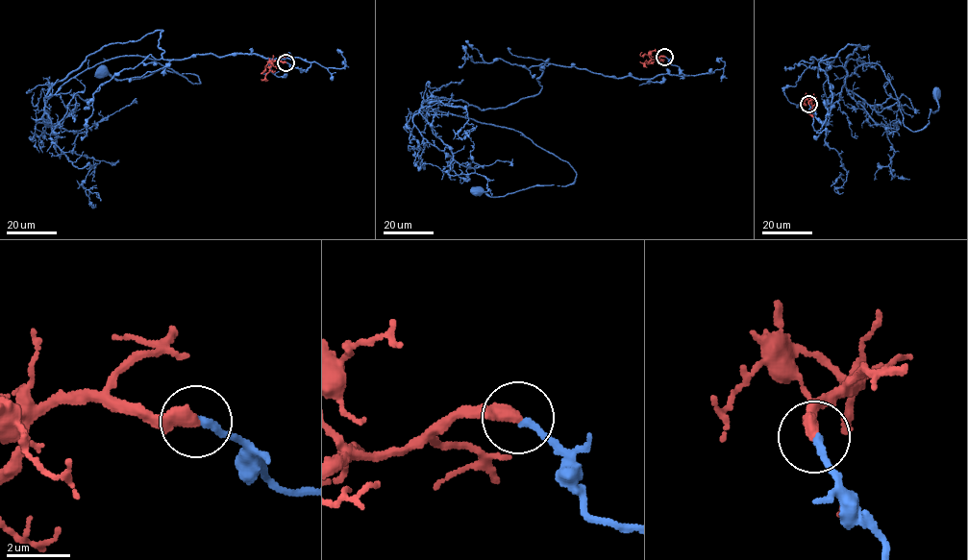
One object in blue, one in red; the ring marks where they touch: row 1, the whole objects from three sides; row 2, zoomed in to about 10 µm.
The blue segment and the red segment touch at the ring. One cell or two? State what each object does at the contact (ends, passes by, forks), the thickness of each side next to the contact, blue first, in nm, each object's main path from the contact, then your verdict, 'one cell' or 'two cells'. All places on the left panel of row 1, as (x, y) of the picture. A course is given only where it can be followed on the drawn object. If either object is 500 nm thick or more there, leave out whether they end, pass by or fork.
blue ends | red ends | 220/440 nm | blue via (285, 62), (163, 60), (155, 30), (89, 54), (44, 101), (121, 56), (200, 83), (103, 73) | red via (285, 62), (273, 62), (265, 77), (267, 81) | two cells

